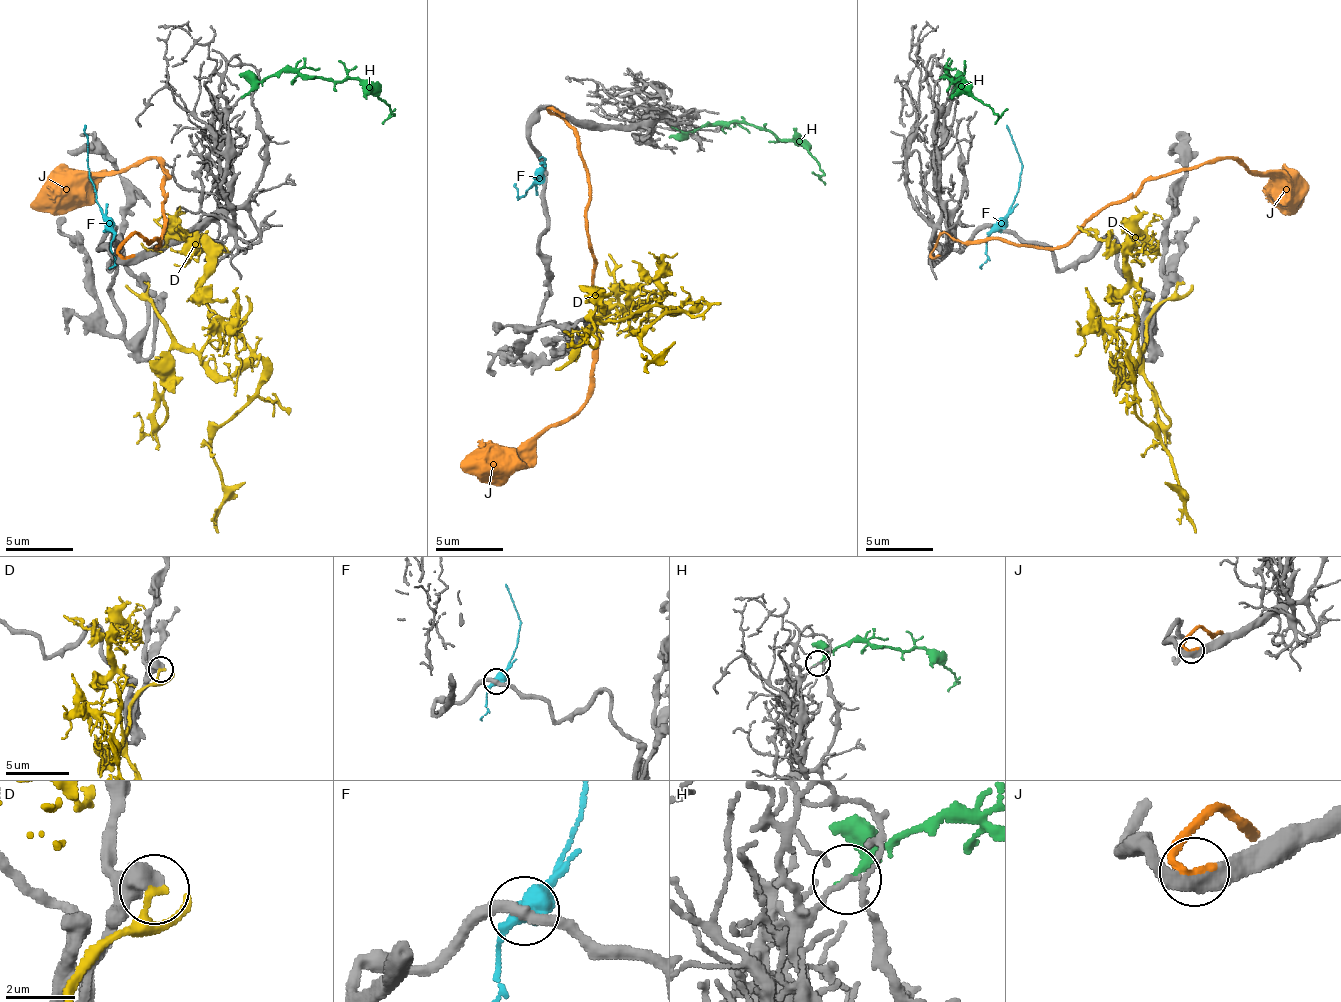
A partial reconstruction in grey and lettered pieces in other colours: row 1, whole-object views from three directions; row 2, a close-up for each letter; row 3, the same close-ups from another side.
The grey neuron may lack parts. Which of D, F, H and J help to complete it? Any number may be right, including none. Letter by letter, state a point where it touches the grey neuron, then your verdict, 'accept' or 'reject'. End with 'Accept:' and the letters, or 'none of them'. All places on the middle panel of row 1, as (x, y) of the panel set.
D: (576, 356) | reject
F: (543, 173) | reject
H: (675, 128) | reject
J: (556, 111) | accept
Accept: J

